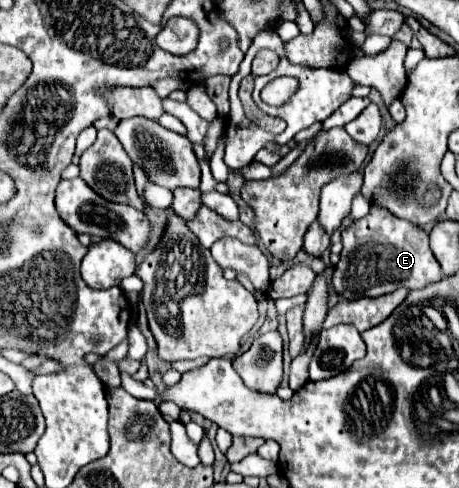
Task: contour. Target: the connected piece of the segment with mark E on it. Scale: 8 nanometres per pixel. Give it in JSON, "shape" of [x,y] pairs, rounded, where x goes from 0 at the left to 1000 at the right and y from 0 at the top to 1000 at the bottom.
{"shape":[[[813,422],[795,447],[773,451],[743,475],[743,484],[743,533],[730,541],[721,570],[721,586],[743,615],[817,611],[865,590],[922,590],[965,570],[961,545],[935,508],[930,475],[834,426]]]}

